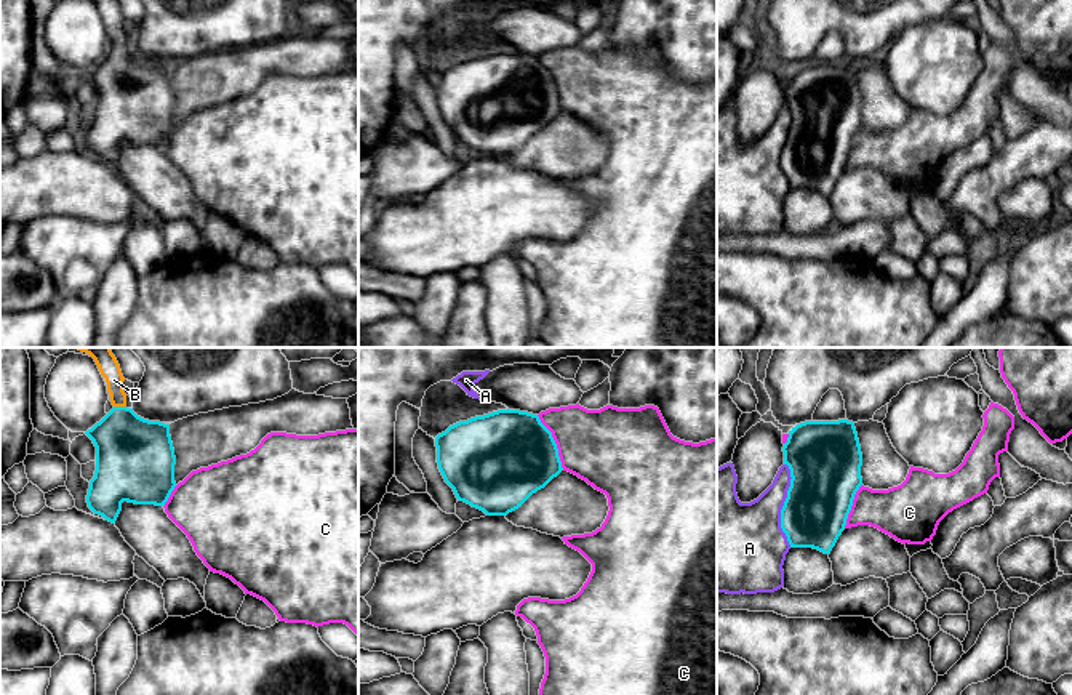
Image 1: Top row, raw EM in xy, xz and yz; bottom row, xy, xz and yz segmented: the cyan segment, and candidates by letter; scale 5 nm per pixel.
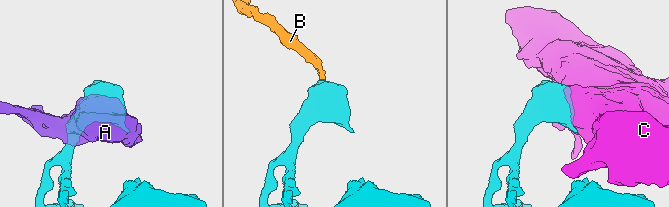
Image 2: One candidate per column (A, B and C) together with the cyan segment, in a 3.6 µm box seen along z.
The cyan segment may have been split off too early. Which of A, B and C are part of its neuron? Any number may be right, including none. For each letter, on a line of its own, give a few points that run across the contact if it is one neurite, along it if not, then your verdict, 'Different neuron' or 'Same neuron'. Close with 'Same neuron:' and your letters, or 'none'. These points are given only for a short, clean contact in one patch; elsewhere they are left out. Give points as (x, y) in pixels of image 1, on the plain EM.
A: Different neuron
B: Same neuron
C: Different neuron
Same neuron: B

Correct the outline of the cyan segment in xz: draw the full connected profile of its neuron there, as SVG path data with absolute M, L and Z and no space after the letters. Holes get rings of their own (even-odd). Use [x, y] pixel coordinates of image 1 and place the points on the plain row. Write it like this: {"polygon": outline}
{"polygon": "M498 51L450 67L435 78L437 104L456 139L486 157L507 157L562 114L552 74L538 56Z"}

